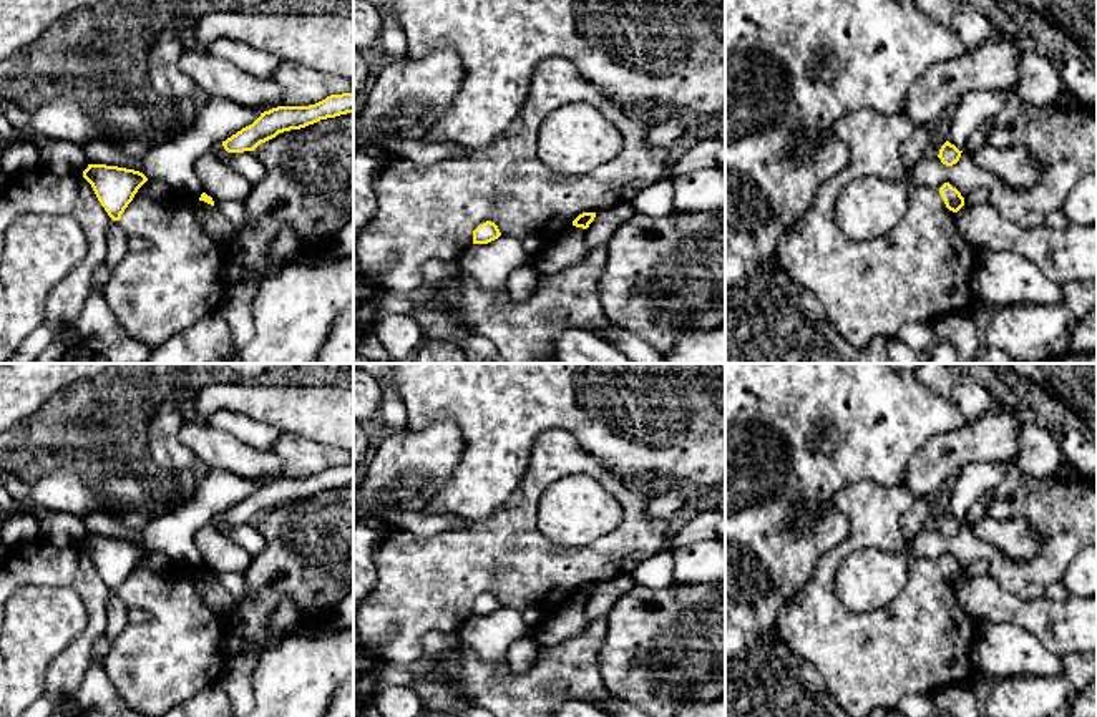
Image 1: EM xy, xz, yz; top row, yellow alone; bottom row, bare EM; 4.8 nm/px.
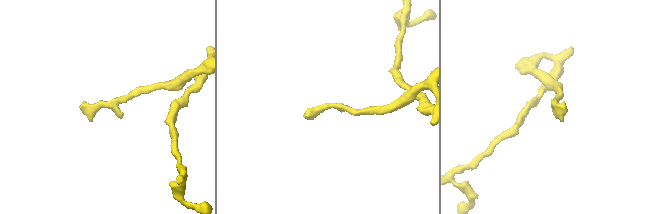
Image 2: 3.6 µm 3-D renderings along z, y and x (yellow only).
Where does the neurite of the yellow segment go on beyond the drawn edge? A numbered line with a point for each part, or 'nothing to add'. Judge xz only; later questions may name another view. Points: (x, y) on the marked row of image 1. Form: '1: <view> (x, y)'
nothing to add

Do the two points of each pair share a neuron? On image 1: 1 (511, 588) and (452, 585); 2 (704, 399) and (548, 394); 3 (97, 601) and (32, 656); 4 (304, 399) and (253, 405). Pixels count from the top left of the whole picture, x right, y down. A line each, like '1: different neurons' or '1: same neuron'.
1: same neuron
2: same neuron
3: different neurons
4: same neuron

